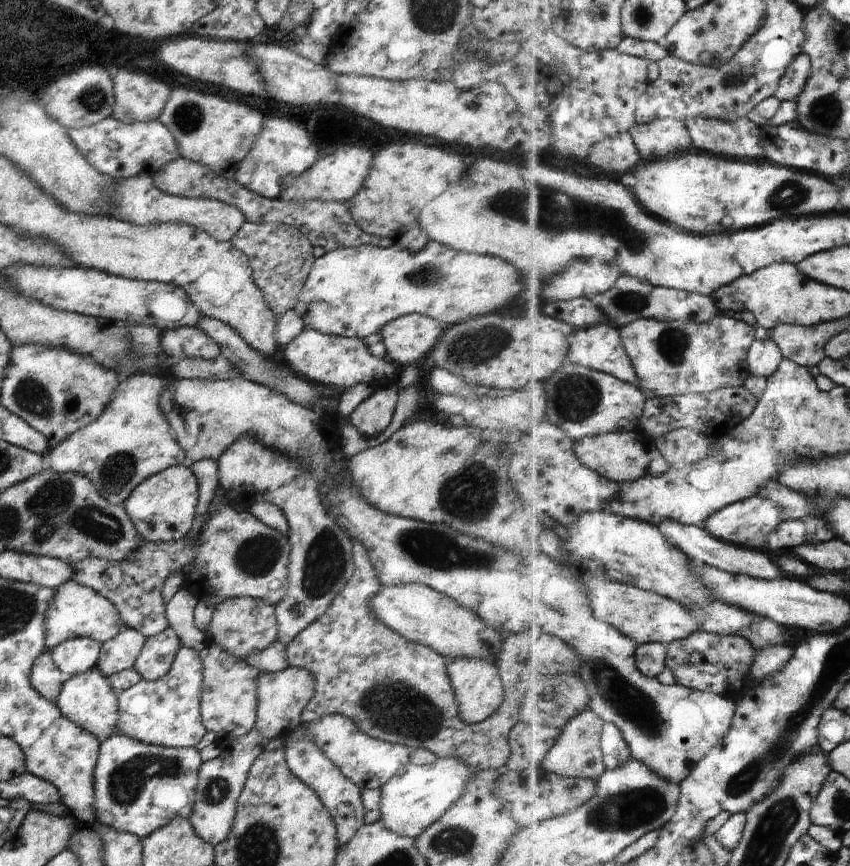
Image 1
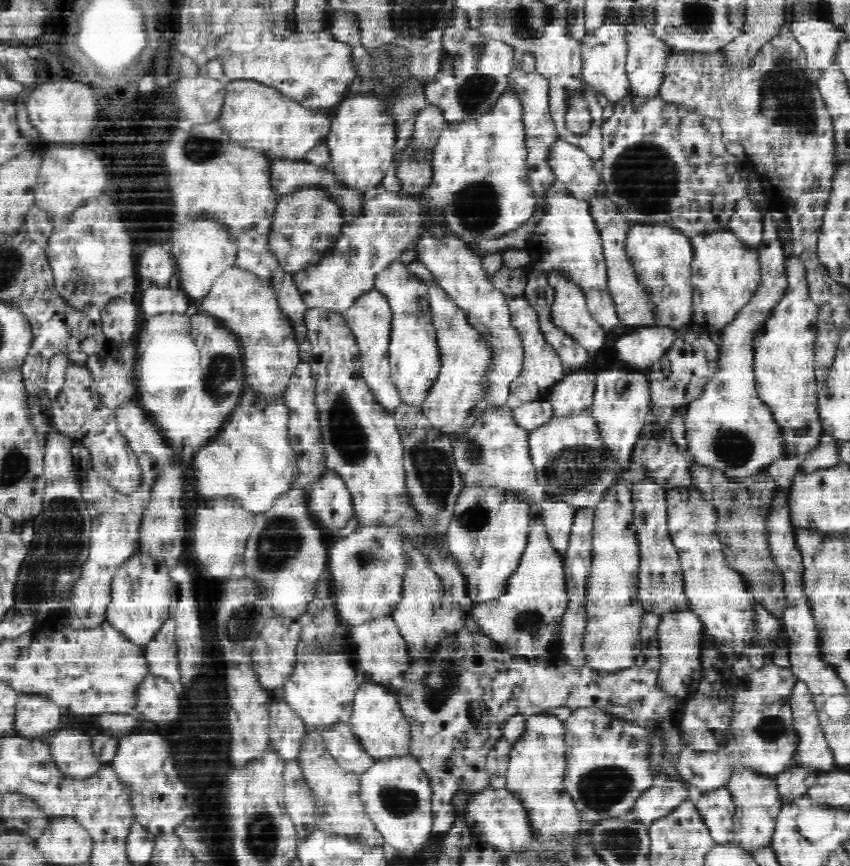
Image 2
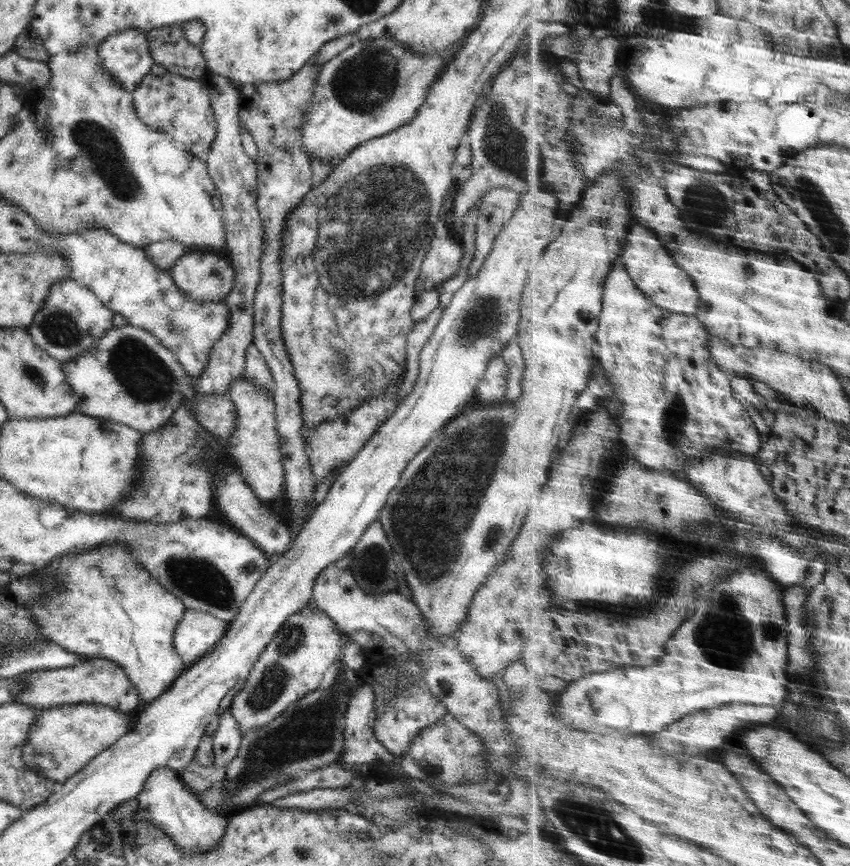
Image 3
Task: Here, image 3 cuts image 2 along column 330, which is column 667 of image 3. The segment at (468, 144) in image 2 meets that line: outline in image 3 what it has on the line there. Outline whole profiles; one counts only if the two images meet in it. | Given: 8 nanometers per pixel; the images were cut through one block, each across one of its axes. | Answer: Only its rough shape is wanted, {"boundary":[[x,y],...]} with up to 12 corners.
{"boundary":[[629,227],[620,258],[649,301],[696,315],[690,274],[652,228]]}

